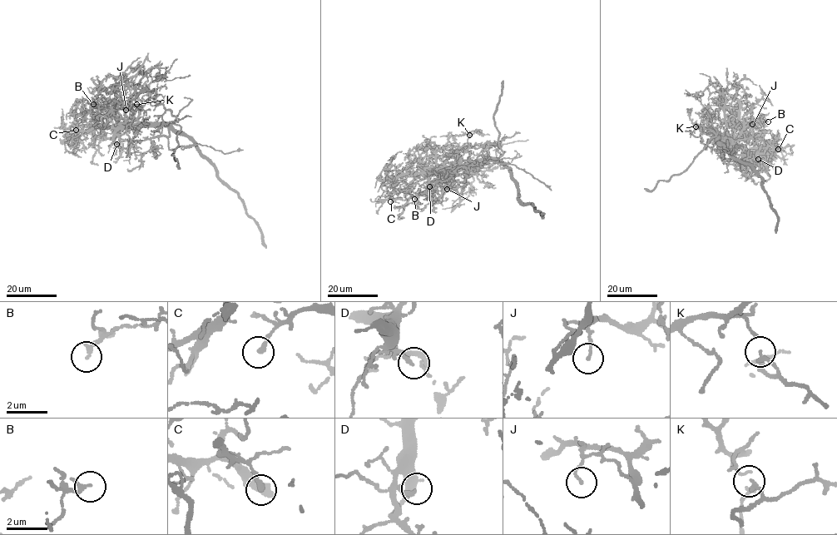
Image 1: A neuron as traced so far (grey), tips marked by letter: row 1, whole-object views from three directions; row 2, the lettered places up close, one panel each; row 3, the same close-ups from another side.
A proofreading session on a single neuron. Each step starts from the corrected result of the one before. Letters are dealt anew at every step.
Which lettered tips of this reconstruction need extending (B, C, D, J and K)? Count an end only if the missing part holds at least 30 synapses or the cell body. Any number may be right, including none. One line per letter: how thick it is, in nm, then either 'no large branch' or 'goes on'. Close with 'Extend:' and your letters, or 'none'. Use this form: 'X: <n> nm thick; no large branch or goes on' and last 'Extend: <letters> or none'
B: 200 nm thick; no large branch
C: 200 nm thick; no large branch
D: 160 nm thick; no large branch
J: 110 nm thick; no large branch
K: 90 nm thick; no large branch
Extend: none

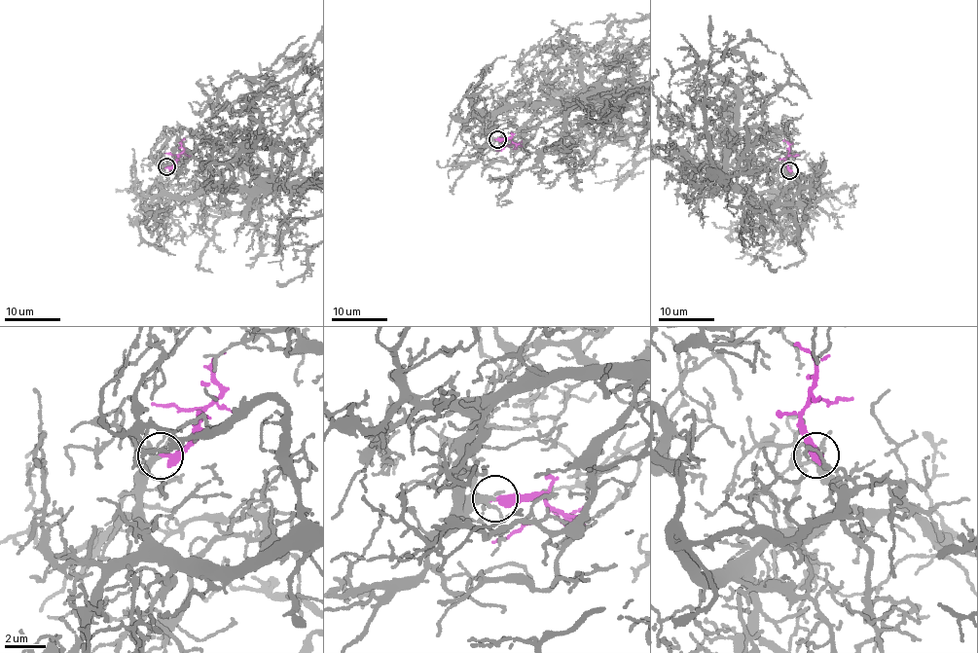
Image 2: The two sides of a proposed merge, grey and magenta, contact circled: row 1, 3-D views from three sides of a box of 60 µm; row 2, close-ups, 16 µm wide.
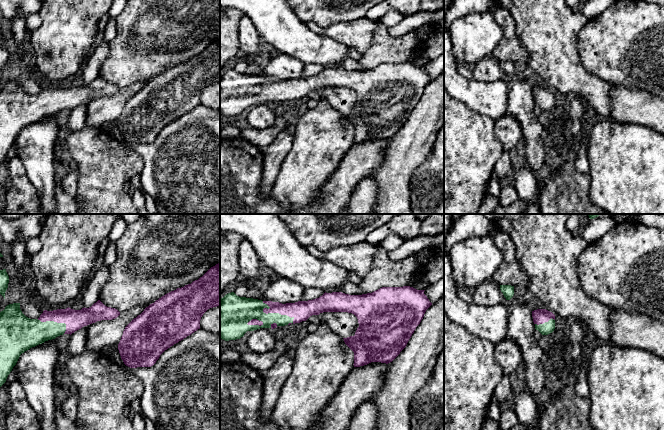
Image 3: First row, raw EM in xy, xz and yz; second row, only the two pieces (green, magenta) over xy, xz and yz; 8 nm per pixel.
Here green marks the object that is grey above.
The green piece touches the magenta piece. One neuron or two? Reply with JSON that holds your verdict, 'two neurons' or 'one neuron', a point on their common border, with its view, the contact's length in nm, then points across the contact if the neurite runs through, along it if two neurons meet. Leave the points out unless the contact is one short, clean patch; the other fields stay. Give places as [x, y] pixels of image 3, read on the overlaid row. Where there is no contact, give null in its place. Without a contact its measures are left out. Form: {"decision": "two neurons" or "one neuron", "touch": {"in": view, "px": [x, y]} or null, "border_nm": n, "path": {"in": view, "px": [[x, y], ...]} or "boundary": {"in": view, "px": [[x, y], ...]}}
{"decision": "one neuron", "touch": {"in": "xz", "px": [272, 313]}, "border_nm": 320, "path": {"in": "xz", "px": [[241, 310], [247, 313], [272, 313], [295, 313], [302, 310]]}}

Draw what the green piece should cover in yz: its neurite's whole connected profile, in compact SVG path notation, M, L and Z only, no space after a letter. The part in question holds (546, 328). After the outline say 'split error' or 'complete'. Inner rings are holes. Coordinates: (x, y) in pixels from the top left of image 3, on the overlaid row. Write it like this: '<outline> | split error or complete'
M546 309L532 311L535 329L542 335L548 335L555 329L555 315Z | split error

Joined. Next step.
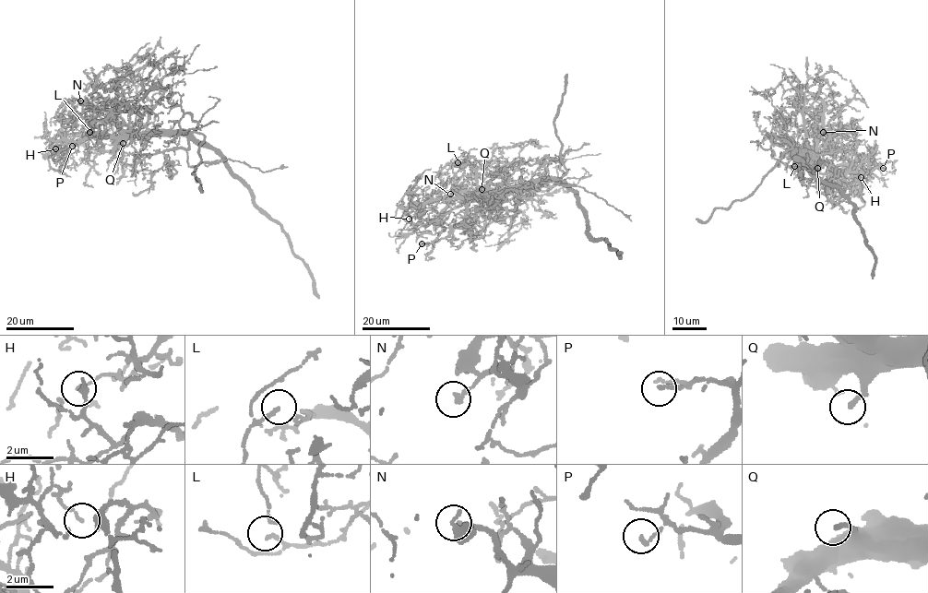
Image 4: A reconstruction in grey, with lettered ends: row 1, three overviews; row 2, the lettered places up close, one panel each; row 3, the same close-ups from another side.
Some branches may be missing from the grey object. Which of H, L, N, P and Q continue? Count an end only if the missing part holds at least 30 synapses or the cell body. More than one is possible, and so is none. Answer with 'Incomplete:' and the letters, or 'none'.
Incomplete: Q

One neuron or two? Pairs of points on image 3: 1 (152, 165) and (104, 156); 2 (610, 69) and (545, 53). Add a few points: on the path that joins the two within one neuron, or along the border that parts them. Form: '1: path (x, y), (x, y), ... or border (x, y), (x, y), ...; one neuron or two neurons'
1: border (125, 148), (140, 156), (140, 173); two neurons
2: border (578, 39), (578, 54), (582, 65), (598, 78); two neurons

